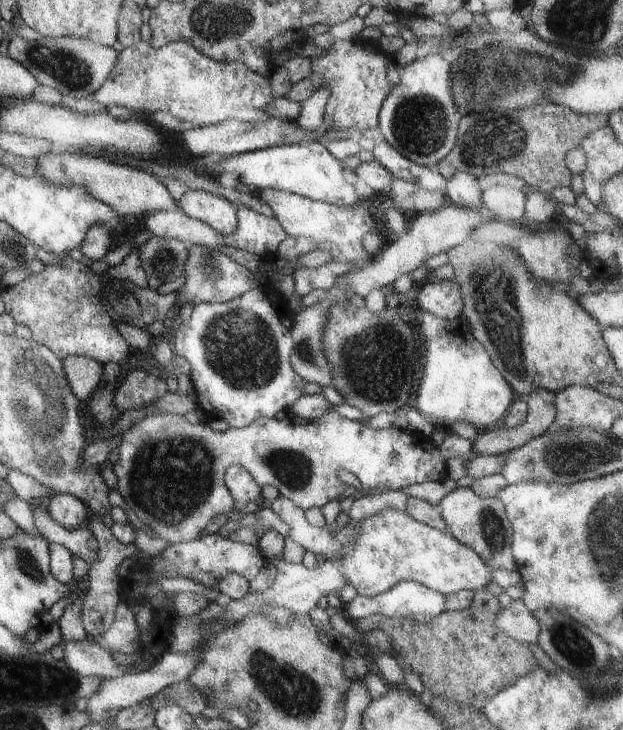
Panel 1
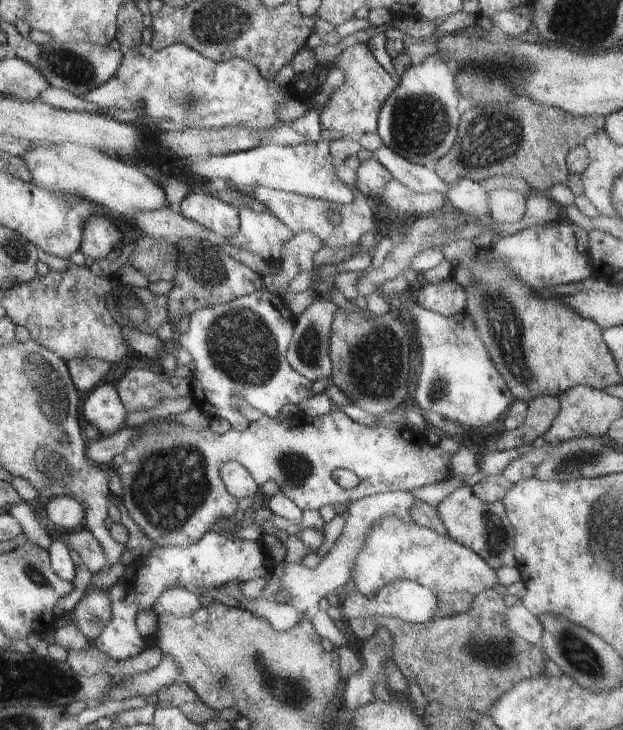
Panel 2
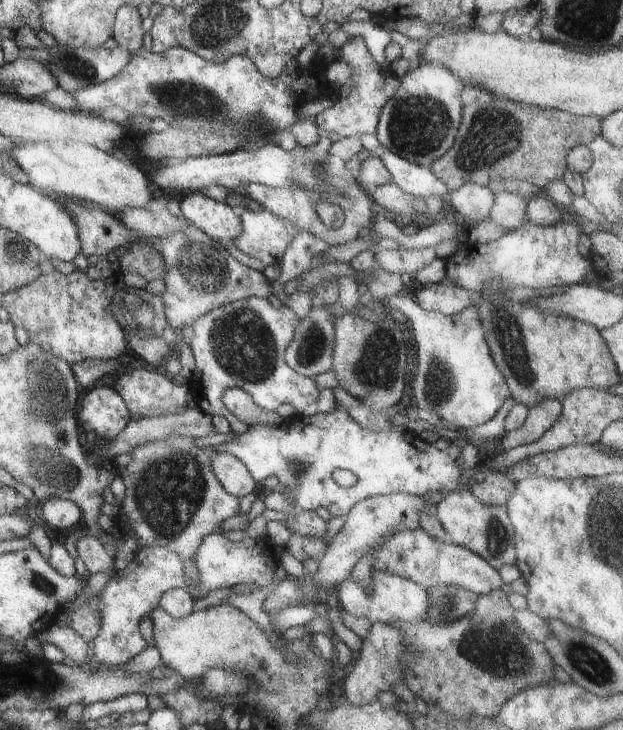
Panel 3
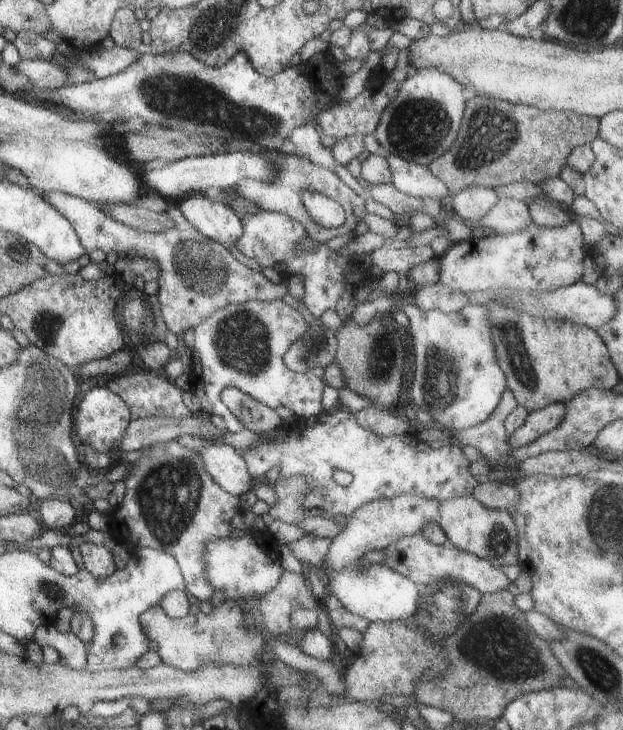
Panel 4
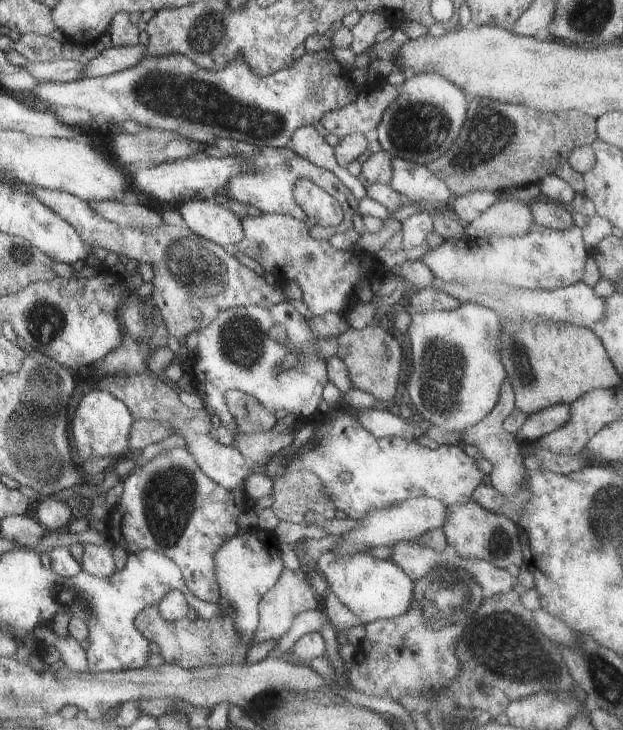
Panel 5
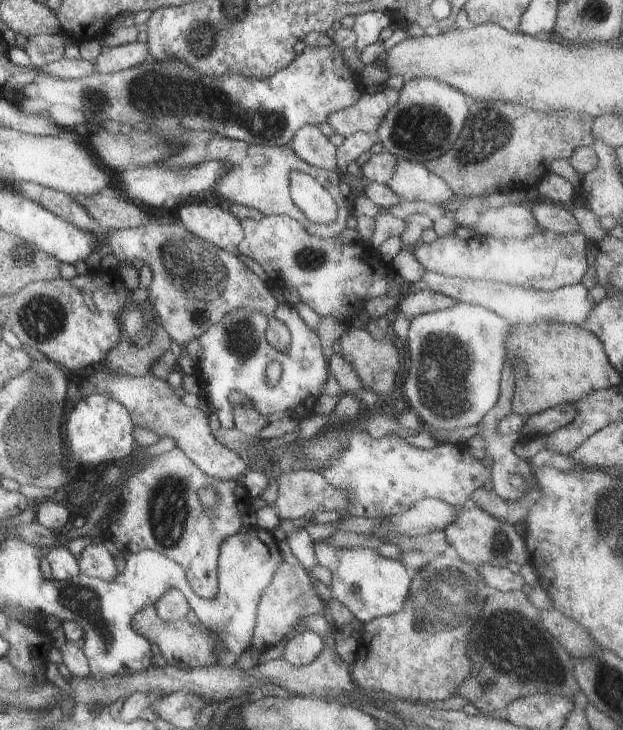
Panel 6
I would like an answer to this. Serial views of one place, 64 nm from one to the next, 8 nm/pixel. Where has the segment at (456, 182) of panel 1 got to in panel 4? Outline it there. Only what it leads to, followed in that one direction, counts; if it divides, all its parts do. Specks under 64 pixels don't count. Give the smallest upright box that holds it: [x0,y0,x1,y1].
[451,186,497,226]

